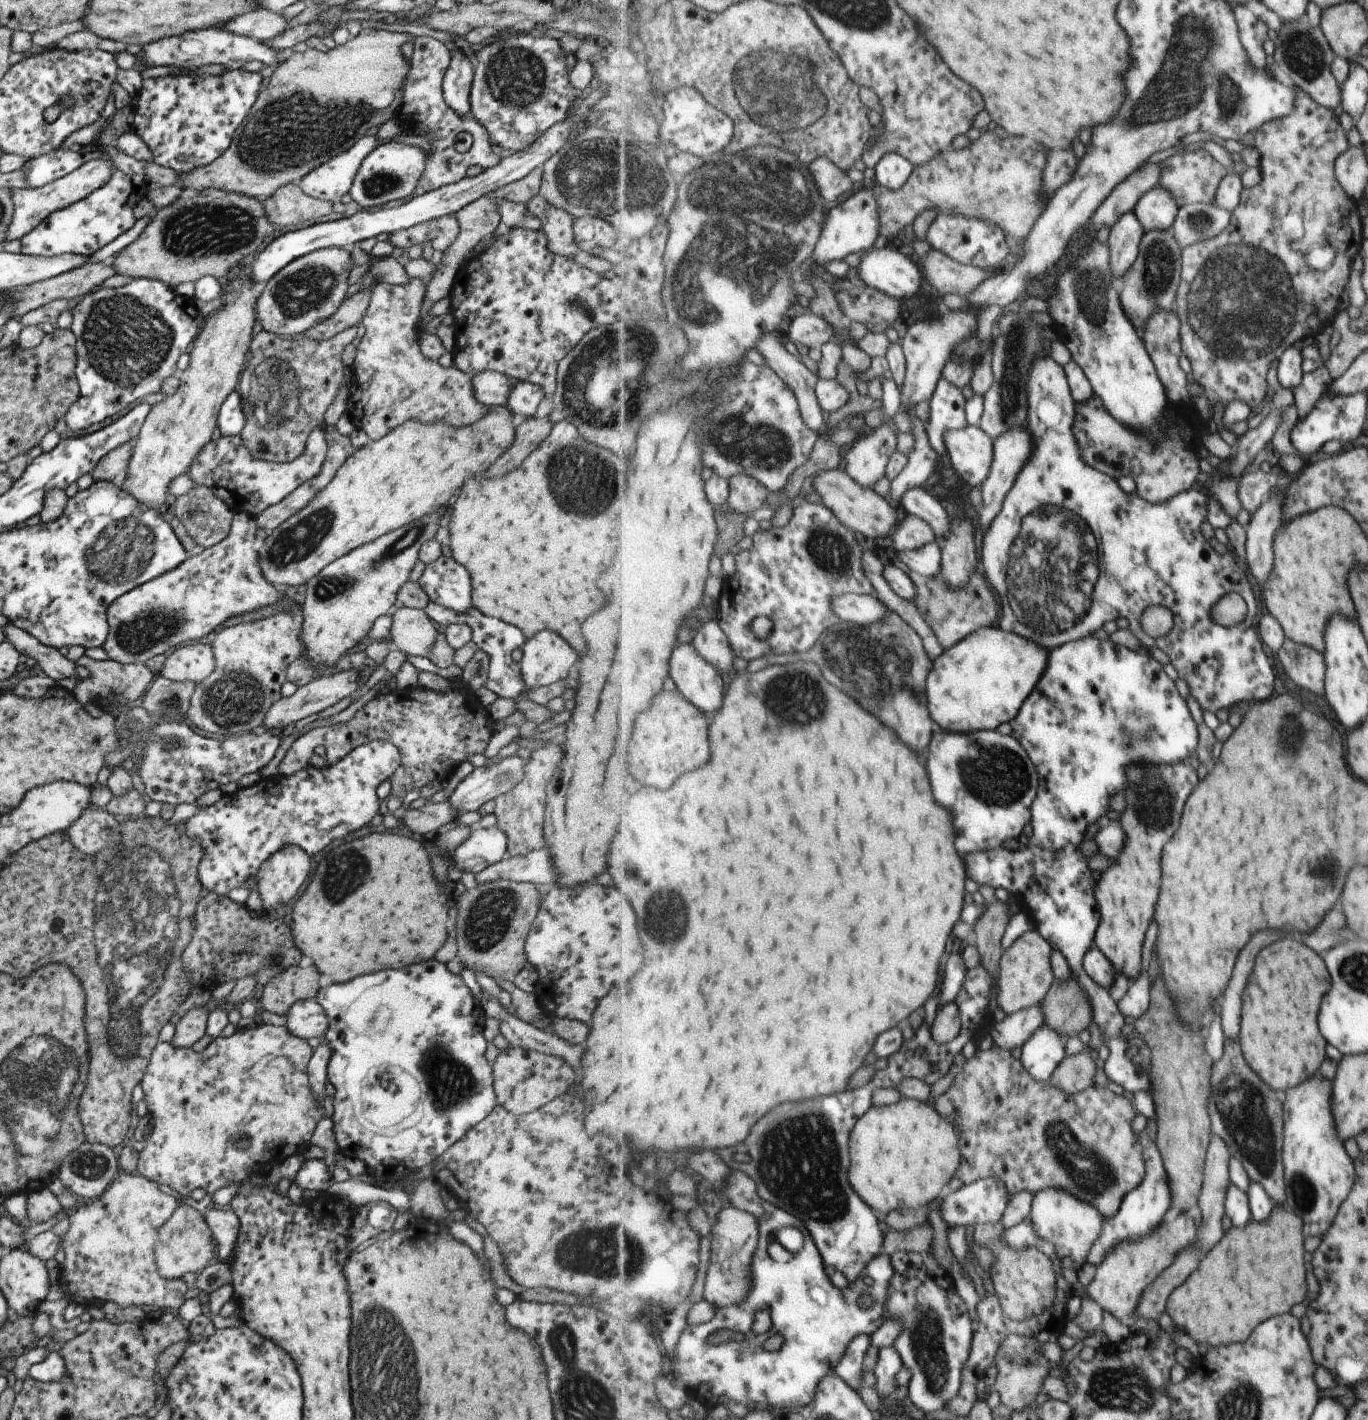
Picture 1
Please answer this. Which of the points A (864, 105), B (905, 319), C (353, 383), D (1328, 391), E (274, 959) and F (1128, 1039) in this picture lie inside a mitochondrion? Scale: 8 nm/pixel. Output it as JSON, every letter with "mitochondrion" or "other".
{"A":"other","B":"other","C":"other","D":"other","E":"mitochondrion","F":"other"}

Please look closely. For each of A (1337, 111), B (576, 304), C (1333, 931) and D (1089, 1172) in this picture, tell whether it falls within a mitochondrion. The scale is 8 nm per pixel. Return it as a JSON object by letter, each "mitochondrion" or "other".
{"A":"other","B":"mitochondrion","C":"mitochondrion","D":"mitochondrion"}

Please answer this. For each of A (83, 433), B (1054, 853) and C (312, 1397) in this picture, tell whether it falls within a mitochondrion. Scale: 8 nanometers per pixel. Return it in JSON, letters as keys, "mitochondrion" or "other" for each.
{"A":"other","B":"other","C":"other"}

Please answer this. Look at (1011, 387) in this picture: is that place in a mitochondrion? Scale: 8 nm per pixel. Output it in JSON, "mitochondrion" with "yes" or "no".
{"mitochondrion":"yes"}

